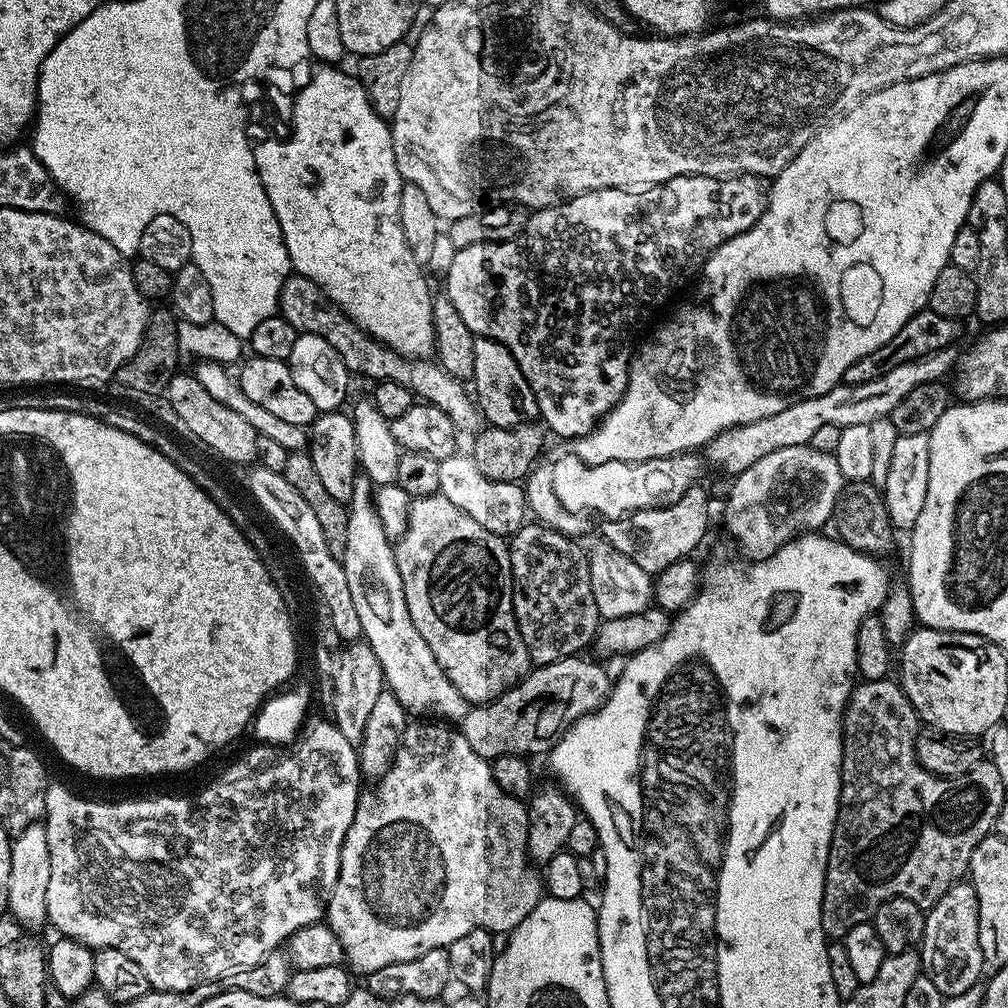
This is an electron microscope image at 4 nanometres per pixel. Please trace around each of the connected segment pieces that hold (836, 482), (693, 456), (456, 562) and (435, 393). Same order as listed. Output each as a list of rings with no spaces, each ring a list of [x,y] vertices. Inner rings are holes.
[[[811,443],[786,446],[786,450],[774,450],[774,454],[758,458],[754,466],[739,472],[731,483],[728,501],[724,504],[724,528],[749,560],[765,560],[797,536],[823,529],[823,524],[833,519],[840,497],[846,488],[846,481],[842,470],[838,470],[835,455],[813,448]]]
[[[695,451],[679,452],[676,456],[654,458],[642,462],[602,462],[587,464],[571,454],[565,454],[556,465],[551,465],[552,485],[556,500],[571,512],[597,512],[600,518],[626,516],[629,512],[647,508],[665,508],[686,490],[697,487],[704,476],[706,460]]]
[[[439,494],[418,496],[409,503],[408,525],[394,544],[398,574],[402,576],[406,594],[406,610],[410,610],[414,630],[422,634],[426,646],[430,646],[430,654],[438,658],[438,666],[450,678],[454,690],[472,706],[497,700],[533,667],[514,618],[508,546],[505,537],[486,530],[486,526],[478,526],[470,514],[458,510],[450,498]]]
[[[290,274],[280,291],[279,315],[296,328],[297,333],[309,332],[318,334],[318,338],[326,338],[334,350],[338,350],[338,358],[346,362],[349,373],[365,376],[371,382],[393,380],[406,386],[421,401],[438,406],[450,422],[461,432],[475,433],[482,424],[482,413],[473,397],[466,389],[465,381],[454,378],[442,370],[442,366],[432,358],[409,358],[399,356],[387,344],[381,344],[373,336],[367,334],[355,324],[340,308],[337,308],[324,291],[310,278]]]

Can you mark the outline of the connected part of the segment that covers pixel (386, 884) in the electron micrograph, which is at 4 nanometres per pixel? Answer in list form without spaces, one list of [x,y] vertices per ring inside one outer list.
[[[412,722],[404,731],[400,749],[396,751],[386,774],[375,781],[369,792],[367,789],[360,793],[354,822],[350,822],[350,830],[346,830],[346,842],[342,842],[338,882],[326,905],[326,922],[334,934],[338,934],[338,942],[342,942],[347,967],[353,973],[367,974],[382,970],[382,966],[394,966],[398,962],[410,962],[410,958],[422,958],[422,954],[430,950],[447,948],[458,942],[462,934],[470,934],[470,930],[475,928],[485,928],[493,934],[510,933],[519,926],[522,918],[526,918],[526,914],[530,914],[530,910],[534,910],[534,906],[538,906],[545,892],[541,873],[528,858],[528,810],[525,801],[515,800],[498,786],[498,782],[494,782],[491,763],[474,754],[474,746],[470,746],[470,742],[466,742],[464,735],[455,727],[444,722]]]

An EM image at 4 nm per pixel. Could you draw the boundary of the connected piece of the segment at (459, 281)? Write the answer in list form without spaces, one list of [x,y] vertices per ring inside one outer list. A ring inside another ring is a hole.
[[[679,176],[670,178],[661,184],[653,184],[650,188],[625,190],[622,188],[607,188],[583,192],[573,200],[555,204],[549,208],[537,208],[529,215],[526,226],[513,240],[502,242],[482,242],[478,246],[457,248],[454,262],[443,277],[446,294],[450,302],[454,302],[454,310],[462,317],[462,322],[470,326],[477,338],[496,340],[518,362],[526,382],[530,382],[530,390],[536,395],[536,405],[540,411],[539,419],[549,433],[561,436],[565,442],[577,440],[591,432],[604,415],[622,398],[628,385],[628,366],[632,362],[633,349],[627,348],[631,342],[636,327],[652,312],[655,304],[664,304],[692,275],[699,273],[704,267],[704,261],[722,242],[750,230],[754,222],[764,213],[768,204],[768,188],[765,181],[758,176],[738,176],[735,178],[717,178],[715,176]]]

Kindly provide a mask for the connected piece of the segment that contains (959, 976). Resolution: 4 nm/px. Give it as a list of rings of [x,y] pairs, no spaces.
[[[961,882],[950,886],[942,898],[938,898],[936,905],[927,909],[918,951],[922,974],[930,978],[930,982],[934,982],[946,998],[977,987],[980,975],[981,978],[985,975],[986,965],[982,946],[978,942],[978,894],[972,883]]]

